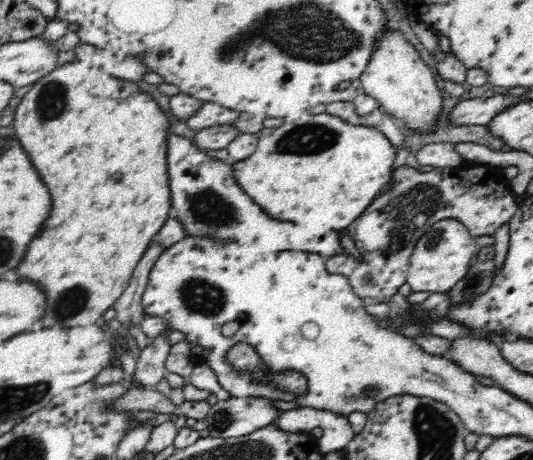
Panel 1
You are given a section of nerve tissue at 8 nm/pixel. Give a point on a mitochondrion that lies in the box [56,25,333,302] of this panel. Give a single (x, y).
(209, 208)

